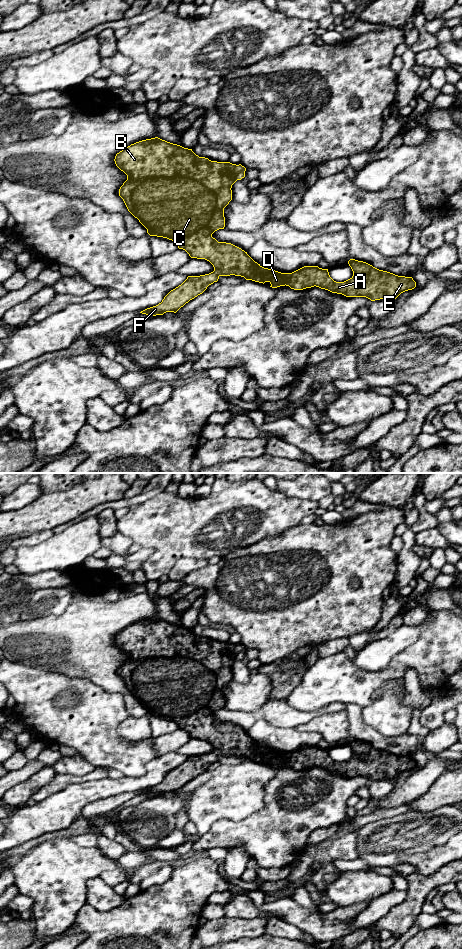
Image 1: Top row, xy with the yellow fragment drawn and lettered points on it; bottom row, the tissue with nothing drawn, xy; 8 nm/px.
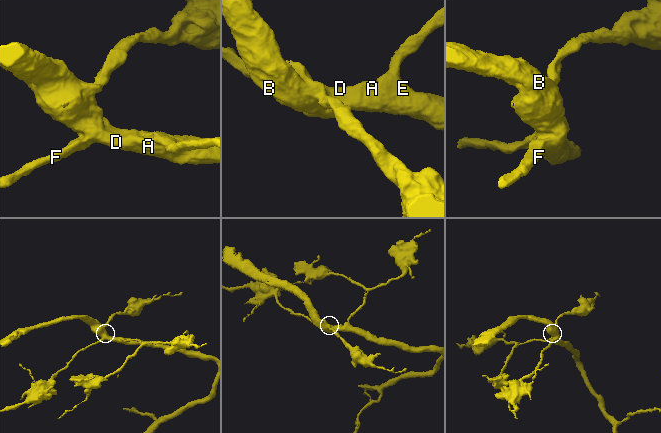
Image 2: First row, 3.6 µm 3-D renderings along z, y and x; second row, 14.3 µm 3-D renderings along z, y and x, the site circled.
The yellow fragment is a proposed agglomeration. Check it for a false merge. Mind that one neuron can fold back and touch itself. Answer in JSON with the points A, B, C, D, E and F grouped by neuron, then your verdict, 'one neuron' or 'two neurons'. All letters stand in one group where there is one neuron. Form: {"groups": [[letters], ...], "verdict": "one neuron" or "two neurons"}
{"groups": [["A", "B", "C", "D", "E", "F"]], "verdict": "one neuron"}

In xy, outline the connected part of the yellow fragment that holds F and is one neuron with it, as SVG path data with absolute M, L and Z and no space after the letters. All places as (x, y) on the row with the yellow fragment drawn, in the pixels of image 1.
M158 137L131 144L117 153L114 161L127 175L127 180L119 189L119 196L128 211L147 229L147 233L174 241L191 258L205 259L214 267L214 271L209 274L188 276L161 303L141 311L142 314L156 316L166 312L176 313L190 300L202 294L209 285L217 282L220 276L230 275L263 284L269 282L272 288L286 285L294 290L303 290L316 286L346 297L366 297L371 301L395 300L401 293L416 287L412 277L398 276L355 259L348 261L353 276L344 282L334 281L328 269L318 266L304 266L292 273L281 273L262 267L247 252L231 243L218 242L212 234L225 227L224 208L232 200L232 185L245 177L246 168L241 164L211 161L199 157L192 149Z

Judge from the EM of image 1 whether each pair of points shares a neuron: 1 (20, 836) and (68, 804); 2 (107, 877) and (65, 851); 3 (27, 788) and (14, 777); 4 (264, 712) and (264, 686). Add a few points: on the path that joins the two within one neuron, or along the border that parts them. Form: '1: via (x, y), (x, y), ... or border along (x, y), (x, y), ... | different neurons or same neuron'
1: via (32, 824), (38, 818), (56, 812) | same neuron
2: border along (119, 867), (113, 870), (105, 870), (99, 876) | different neurons
3: border along (41, 769), (10, 789) | different neurons
4: border along (268, 699), (258, 709), (242, 712) | different neurons

